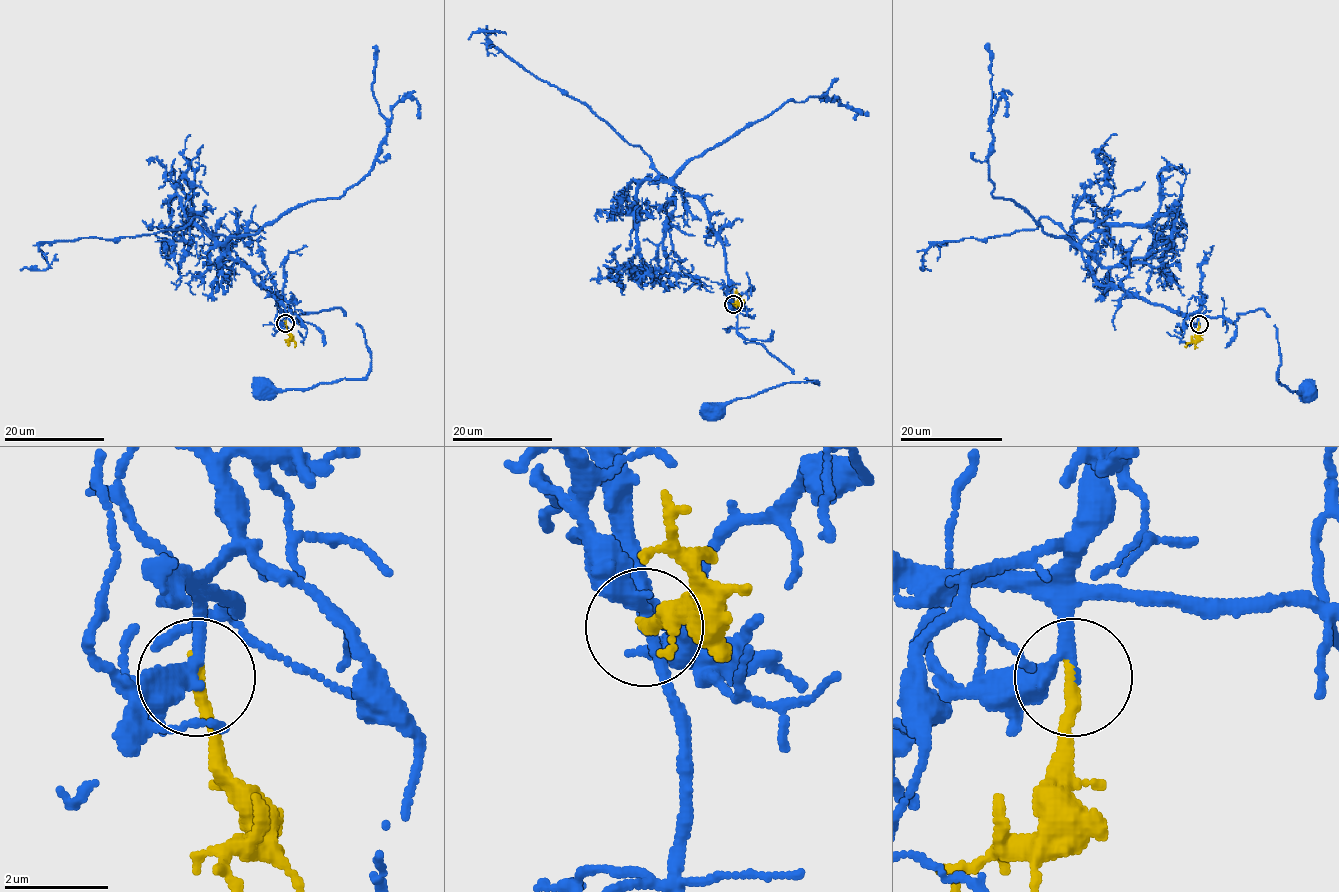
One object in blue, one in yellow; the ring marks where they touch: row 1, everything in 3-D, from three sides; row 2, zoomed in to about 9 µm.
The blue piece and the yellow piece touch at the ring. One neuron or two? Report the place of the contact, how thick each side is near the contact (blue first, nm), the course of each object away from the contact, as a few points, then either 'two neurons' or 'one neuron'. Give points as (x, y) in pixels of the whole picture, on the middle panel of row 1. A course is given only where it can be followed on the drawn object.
at (733, 304); 200 nm thick on the blue side, 240 nm on the other; blue runs (734, 303), (744, 339), (819, 385), (784, 383), (717, 403), (712, 411); yellow runs (734, 303), (737, 302), (736, 289); one neuron

